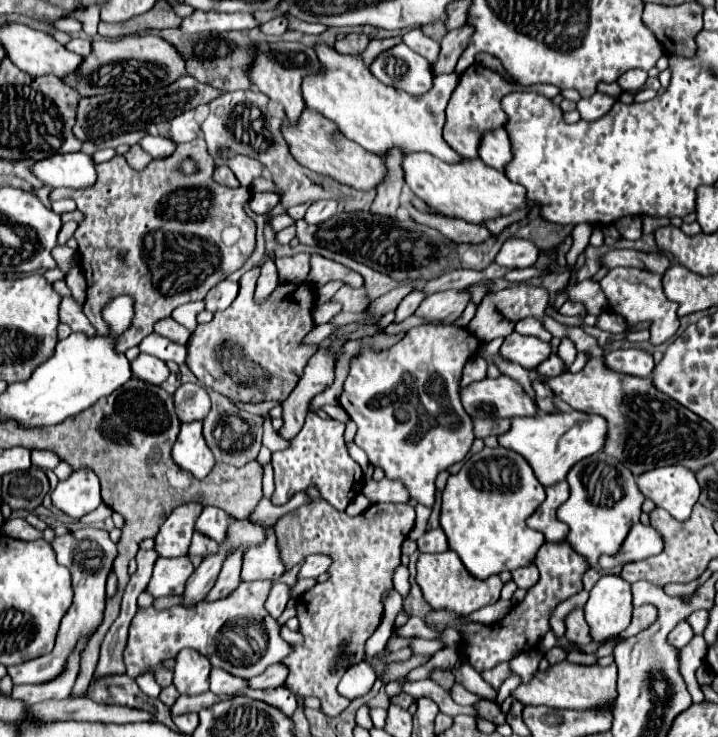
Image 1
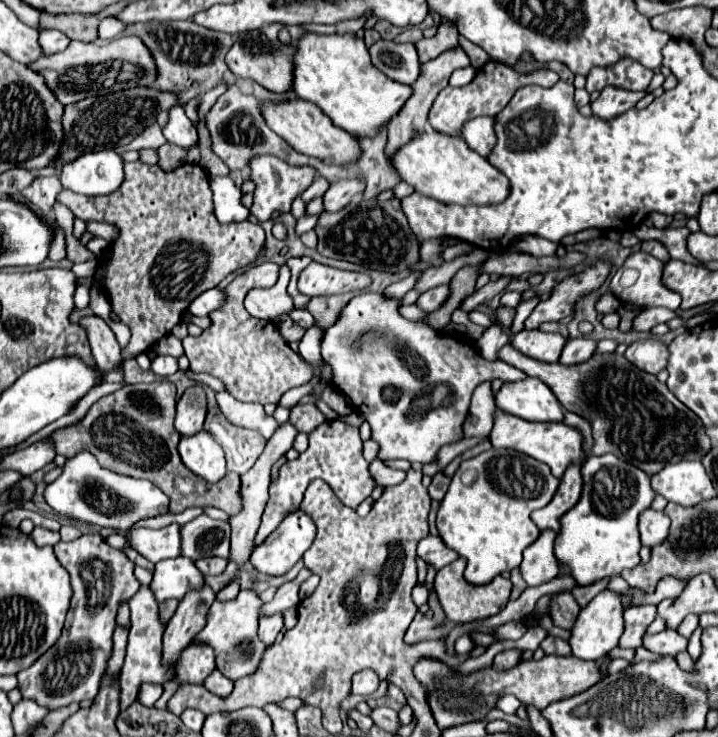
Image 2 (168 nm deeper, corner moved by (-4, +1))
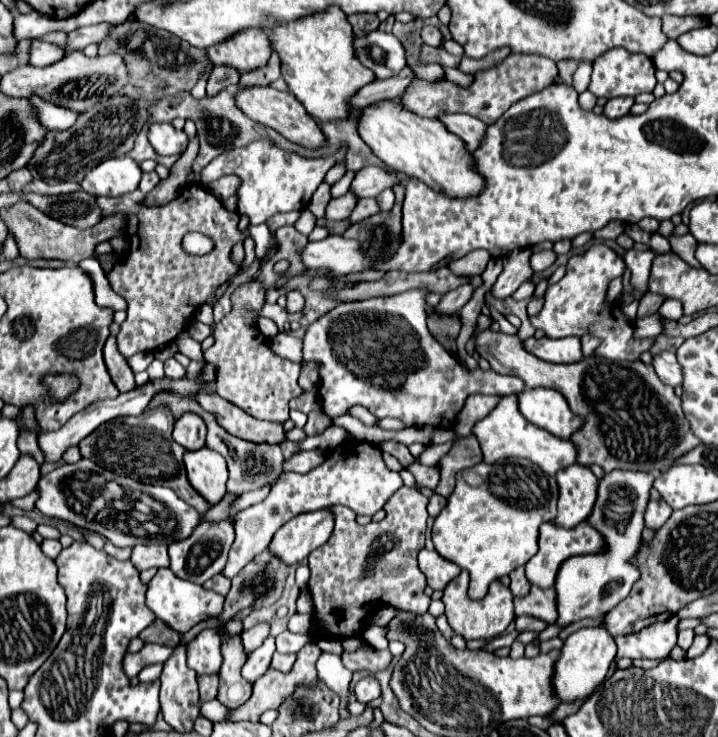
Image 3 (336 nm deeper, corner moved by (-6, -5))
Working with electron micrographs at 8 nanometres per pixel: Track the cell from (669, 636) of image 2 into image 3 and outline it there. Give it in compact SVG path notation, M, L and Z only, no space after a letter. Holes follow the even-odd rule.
M670 616L668 620L654 622L636 634L614 638L618 646L616 662L620 658L668 658L670 650L676 646L678 622L678 616Z

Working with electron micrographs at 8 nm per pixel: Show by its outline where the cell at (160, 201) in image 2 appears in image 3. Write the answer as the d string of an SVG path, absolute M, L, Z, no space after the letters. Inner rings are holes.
M146 172L134 192L118 198L98 198L98 206L104 216L124 214L128 222L128 254L124 262L114 266L106 276L110 288L128 302L128 318L116 336L118 350L124 358L138 352L152 352L162 344L174 342L184 330L184 322L196 314L196 308L210 300L214 290L228 276L240 270L240 266L230 260L232 246L246 238L246 234L238 230L238 212L228 210L216 196L196 184L186 186L184 192L170 204L148 208L142 200L158 182L160 178L156 172ZM186 232L208 234L216 248L208 256L188 256L180 246Z

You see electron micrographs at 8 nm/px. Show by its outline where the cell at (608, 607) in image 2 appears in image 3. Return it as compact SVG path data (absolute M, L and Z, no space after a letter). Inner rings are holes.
M582 628L568 636L564 642L560 656L554 664L554 676L552 676L552 688L558 696L560 704L574 704L578 700L586 700L592 696L592 692L606 680L608 668L616 656L616 644L614 638L602 628Z

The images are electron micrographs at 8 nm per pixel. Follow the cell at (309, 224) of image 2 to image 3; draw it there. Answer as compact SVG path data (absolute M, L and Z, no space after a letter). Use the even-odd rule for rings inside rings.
M348 192L342 198L332 198L326 208L326 220L344 220L356 206L356 194Z

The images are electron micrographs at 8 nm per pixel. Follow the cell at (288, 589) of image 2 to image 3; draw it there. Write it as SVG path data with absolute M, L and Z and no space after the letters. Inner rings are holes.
M256 624L254 628L250 628L248 632L244 632L244 634L240 636L246 654L254 652L254 650L264 642L264 638L268 636L268 628L270 628L268 624Z

